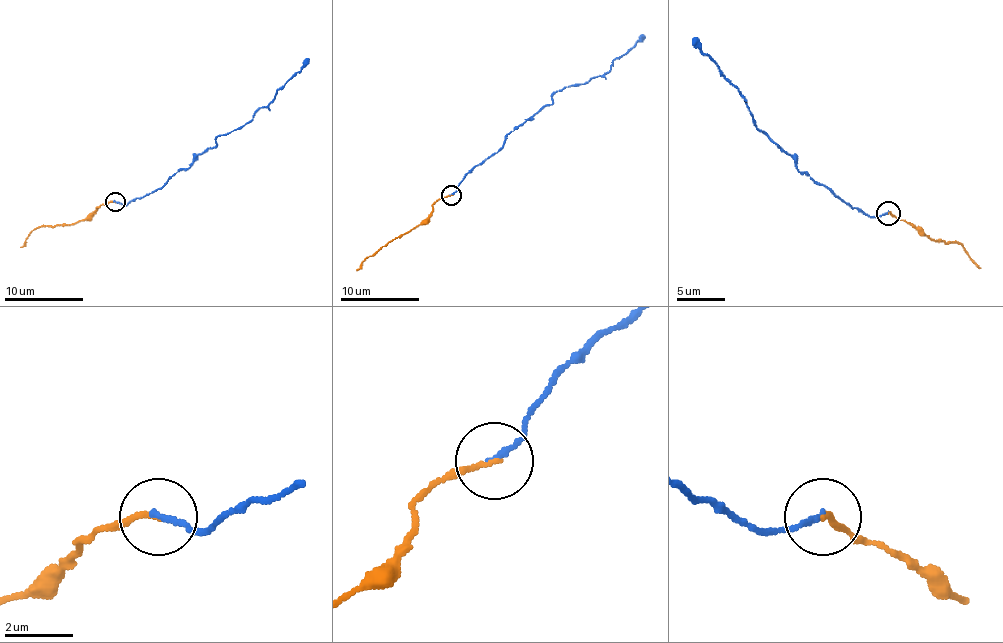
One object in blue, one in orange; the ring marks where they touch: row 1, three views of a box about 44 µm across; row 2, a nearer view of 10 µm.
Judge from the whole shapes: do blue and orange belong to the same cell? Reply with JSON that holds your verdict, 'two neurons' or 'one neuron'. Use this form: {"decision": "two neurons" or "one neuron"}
{"decision": "one neuron"}

